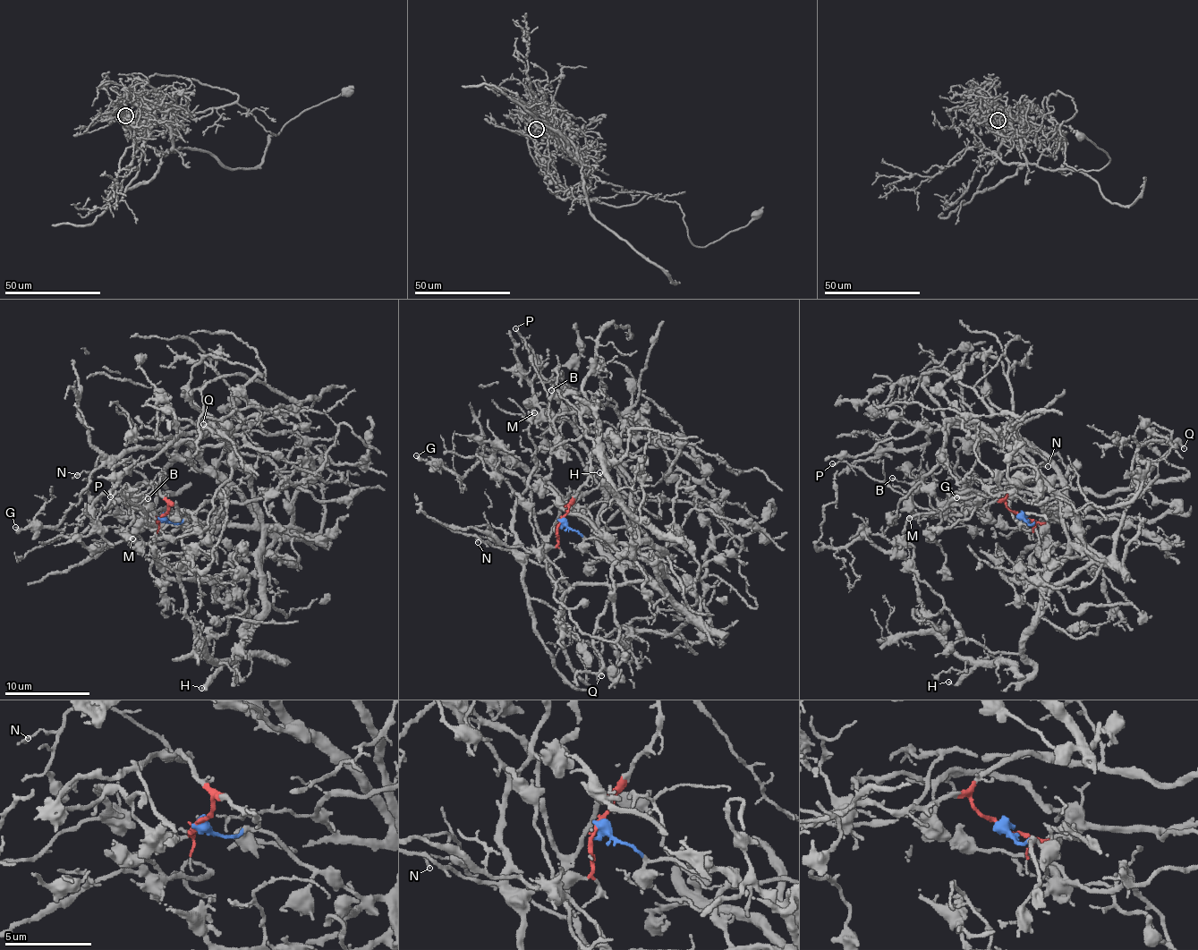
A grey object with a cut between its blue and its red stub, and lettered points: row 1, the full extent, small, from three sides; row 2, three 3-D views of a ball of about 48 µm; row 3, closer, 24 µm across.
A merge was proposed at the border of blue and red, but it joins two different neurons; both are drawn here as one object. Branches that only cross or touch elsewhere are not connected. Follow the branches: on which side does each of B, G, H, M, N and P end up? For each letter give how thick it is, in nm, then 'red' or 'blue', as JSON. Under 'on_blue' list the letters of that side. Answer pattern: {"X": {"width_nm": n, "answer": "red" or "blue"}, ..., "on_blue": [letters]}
{"B": {"width_nm": 110, "answer": "red"}, "G": {"width_nm": 280, "answer": "blue"}, "H": {"width_nm": 130, "answer": "blue"}, "M": {"width_nm": 480, "answer": "red"}, "N": {"width_nm": 140, "answer": "red"}, "P": {"width_nm": 120, "answer": "red"}, "on_blue": ["G", "H"]}

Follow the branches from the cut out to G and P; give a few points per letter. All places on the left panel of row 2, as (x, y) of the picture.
G: (160, 517), (208, 511), (251, 524), (255, 510), (175, 444), (113, 455), (59, 523), (14, 528)
P: (160, 517), (171, 504), (191, 514), (192, 522), (152, 530), (145, 513), (127, 497), (118, 492), (110, 497)

